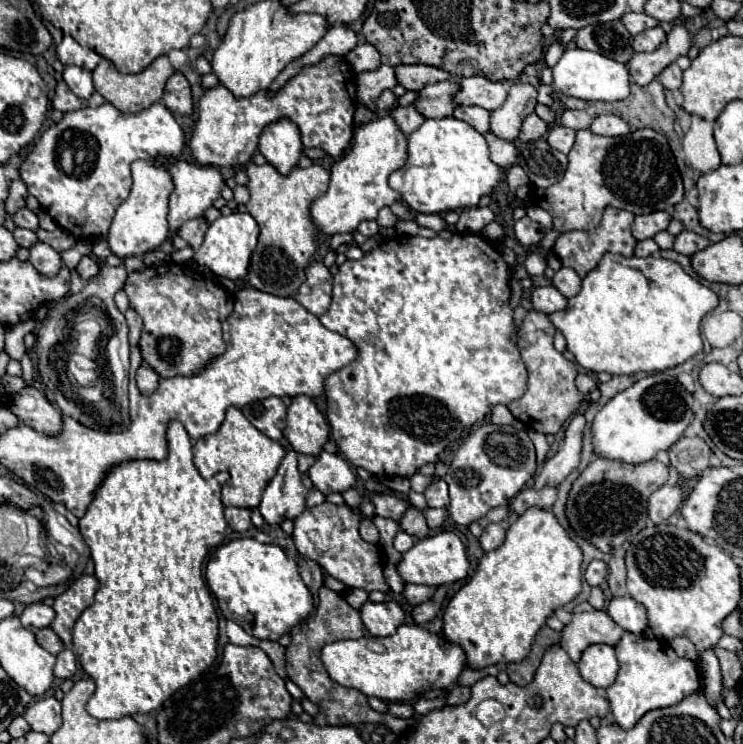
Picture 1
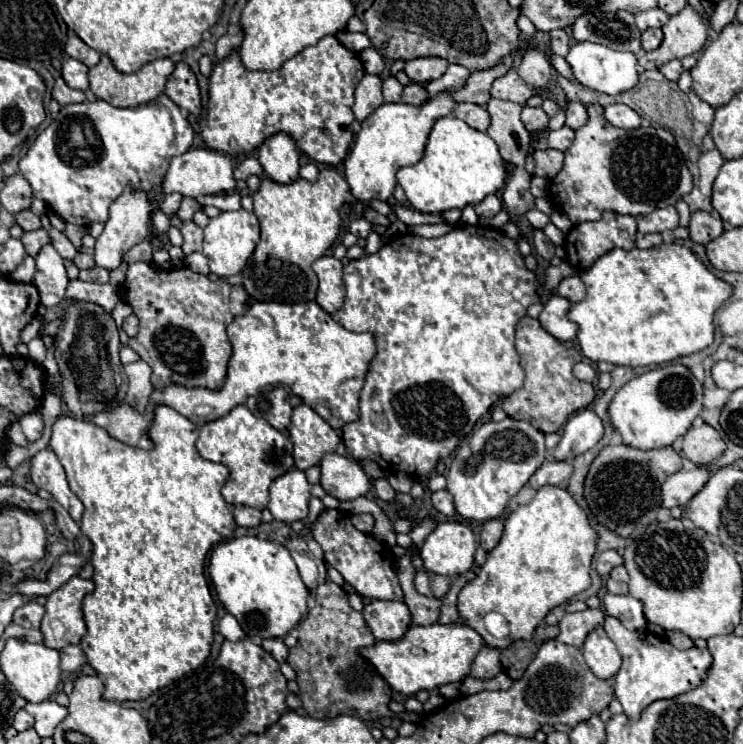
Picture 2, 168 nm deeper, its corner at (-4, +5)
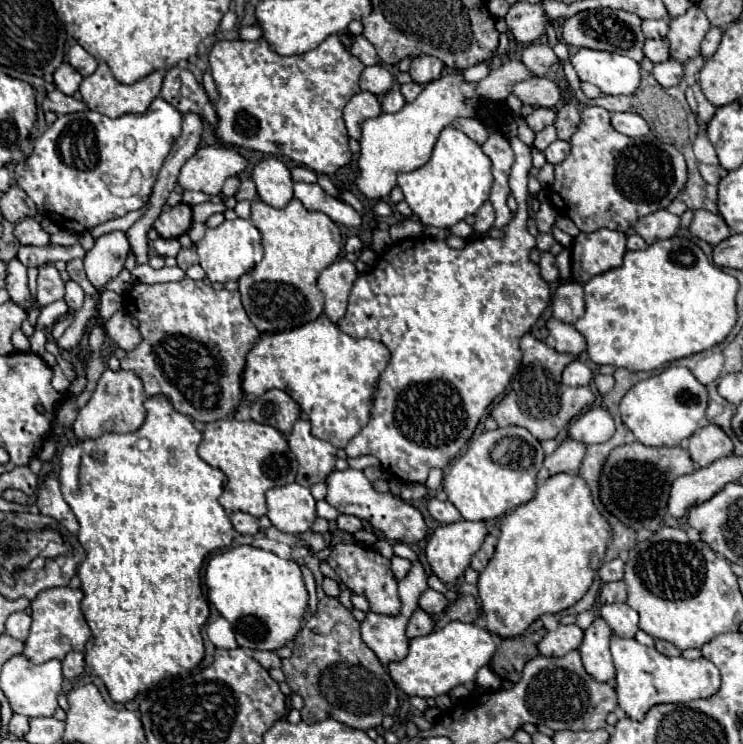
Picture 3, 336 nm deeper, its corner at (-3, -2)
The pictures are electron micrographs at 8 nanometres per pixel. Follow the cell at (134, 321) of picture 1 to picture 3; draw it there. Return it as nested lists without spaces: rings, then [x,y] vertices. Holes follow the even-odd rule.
[[[117,310],[107,322],[105,322],[107,336],[123,350],[133,350],[141,342],[139,330],[131,324],[131,316],[127,310]]]

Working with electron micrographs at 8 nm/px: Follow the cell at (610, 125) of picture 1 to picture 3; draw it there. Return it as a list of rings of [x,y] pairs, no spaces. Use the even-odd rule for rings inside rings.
[[[617,112],[611,114],[611,124],[617,132],[625,136],[647,136],[649,134],[649,124],[635,112]]]

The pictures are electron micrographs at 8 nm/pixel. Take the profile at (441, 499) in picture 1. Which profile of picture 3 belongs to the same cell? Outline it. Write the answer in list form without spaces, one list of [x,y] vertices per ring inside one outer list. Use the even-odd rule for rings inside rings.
[[[431,498],[429,500],[429,514],[441,524],[449,524],[449,522],[459,522],[461,520],[459,510],[449,500],[441,502],[437,498]]]

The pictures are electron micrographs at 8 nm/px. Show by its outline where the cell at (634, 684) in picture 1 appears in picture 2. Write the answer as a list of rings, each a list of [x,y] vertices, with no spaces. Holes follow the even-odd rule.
[[[606,617],[604,631],[608,633],[608,637],[614,641],[614,645],[622,655],[622,667],[616,675],[614,695],[622,703],[624,713],[630,719],[638,719],[640,713],[658,699],[670,699],[698,687],[704,681],[706,671],[712,663],[712,655],[708,649],[692,647],[680,651],[674,645],[670,645],[664,637],[628,631],[620,621],[616,621],[616,617]]]

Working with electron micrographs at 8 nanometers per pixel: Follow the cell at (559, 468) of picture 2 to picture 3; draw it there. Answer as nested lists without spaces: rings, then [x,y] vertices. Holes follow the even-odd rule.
[[[573,438],[559,442],[557,450],[551,456],[547,456],[543,462],[543,468],[539,470],[539,476],[537,476],[539,482],[543,482],[549,476],[559,474],[559,472],[577,472],[585,458],[585,450],[587,450],[587,446]]]

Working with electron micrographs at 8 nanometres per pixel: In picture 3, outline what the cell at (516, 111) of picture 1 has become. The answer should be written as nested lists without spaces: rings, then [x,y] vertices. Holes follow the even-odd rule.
[[[529,44],[523,50],[523,64],[535,74],[535,76],[547,76],[547,68],[551,64],[559,62],[559,58],[555,56],[553,48],[549,44]]]

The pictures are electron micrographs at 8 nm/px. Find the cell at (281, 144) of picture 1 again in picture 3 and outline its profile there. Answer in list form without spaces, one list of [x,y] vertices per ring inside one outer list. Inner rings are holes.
[[[267,158],[253,168],[251,174],[257,186],[257,198],[273,208],[285,208],[293,200],[293,180],[283,162]]]

